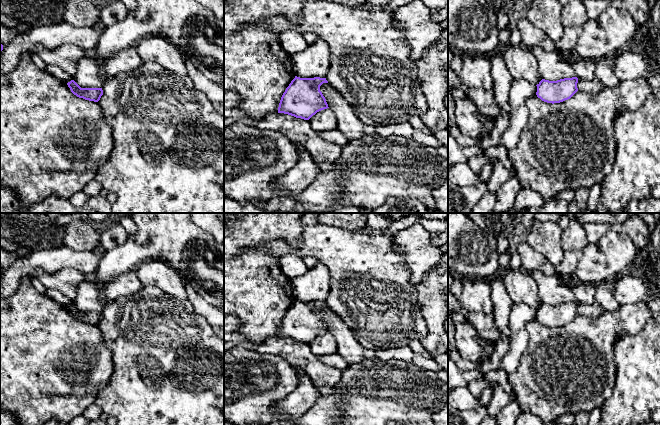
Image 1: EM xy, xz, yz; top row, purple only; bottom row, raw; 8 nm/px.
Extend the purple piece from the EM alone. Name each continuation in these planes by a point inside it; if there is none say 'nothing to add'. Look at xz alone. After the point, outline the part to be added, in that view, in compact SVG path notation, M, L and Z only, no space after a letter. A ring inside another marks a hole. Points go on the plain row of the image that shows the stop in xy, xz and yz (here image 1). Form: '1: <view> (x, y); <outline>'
nothing to add

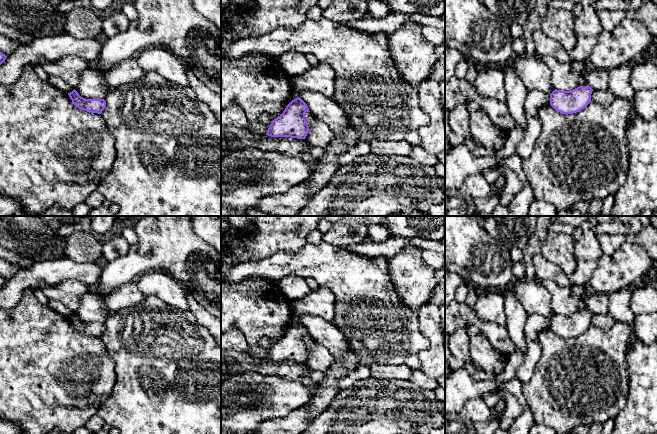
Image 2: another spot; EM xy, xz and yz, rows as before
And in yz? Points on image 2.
nothing to add

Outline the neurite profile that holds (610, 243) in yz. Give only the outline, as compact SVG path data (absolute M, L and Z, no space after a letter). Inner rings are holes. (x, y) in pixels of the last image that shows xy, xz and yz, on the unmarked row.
M600 234L598 235L599 241L602 246L603 253L605 255L613 255L615 251L627 241L627 237L624 235L609 235Z

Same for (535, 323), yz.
M533 313L528 314L524 326L525 354L522 365L516 372L515 378L522 384L531 380L535 366L542 354L542 346L538 340L539 334L550 328L550 319Z

